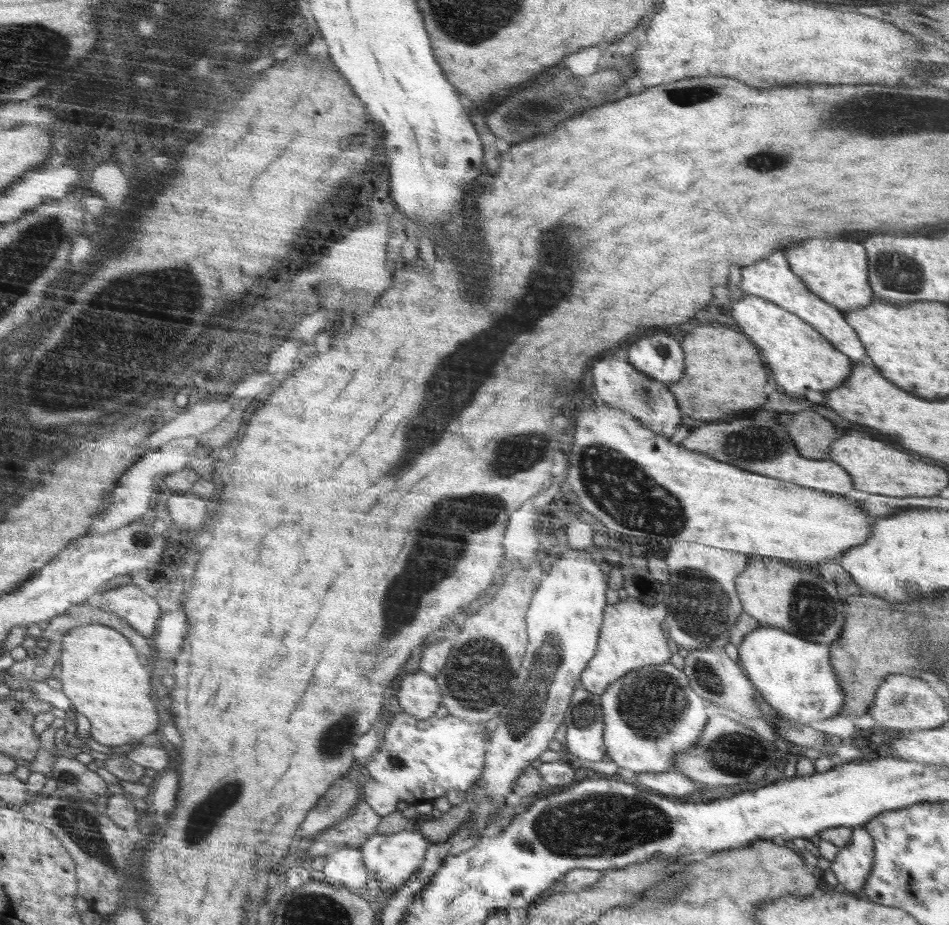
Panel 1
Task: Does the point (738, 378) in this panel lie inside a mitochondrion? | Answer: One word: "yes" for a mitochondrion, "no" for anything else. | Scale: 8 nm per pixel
no

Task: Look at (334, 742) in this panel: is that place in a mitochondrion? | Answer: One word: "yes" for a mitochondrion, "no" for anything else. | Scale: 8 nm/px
yes

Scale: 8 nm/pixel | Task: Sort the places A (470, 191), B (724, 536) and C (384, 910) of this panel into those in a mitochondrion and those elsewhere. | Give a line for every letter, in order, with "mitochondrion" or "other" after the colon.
A: other
B: other
C: other

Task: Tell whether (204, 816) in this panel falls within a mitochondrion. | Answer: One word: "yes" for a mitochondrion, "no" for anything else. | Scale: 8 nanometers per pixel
yes

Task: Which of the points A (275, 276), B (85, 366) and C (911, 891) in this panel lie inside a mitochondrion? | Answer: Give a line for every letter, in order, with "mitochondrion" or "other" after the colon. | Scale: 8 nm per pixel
A: other
B: mitochondrion
C: other

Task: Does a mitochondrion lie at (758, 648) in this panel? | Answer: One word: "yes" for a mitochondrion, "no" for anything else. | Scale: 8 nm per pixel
no

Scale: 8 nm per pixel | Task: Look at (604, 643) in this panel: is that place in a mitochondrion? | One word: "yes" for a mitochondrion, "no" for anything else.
no

